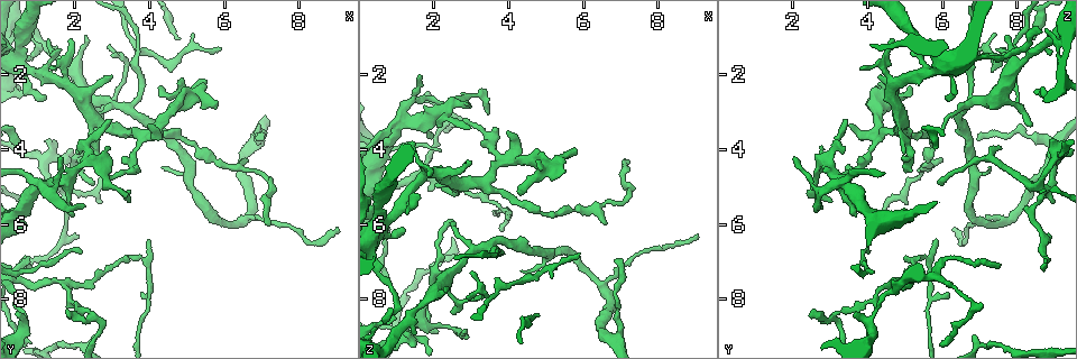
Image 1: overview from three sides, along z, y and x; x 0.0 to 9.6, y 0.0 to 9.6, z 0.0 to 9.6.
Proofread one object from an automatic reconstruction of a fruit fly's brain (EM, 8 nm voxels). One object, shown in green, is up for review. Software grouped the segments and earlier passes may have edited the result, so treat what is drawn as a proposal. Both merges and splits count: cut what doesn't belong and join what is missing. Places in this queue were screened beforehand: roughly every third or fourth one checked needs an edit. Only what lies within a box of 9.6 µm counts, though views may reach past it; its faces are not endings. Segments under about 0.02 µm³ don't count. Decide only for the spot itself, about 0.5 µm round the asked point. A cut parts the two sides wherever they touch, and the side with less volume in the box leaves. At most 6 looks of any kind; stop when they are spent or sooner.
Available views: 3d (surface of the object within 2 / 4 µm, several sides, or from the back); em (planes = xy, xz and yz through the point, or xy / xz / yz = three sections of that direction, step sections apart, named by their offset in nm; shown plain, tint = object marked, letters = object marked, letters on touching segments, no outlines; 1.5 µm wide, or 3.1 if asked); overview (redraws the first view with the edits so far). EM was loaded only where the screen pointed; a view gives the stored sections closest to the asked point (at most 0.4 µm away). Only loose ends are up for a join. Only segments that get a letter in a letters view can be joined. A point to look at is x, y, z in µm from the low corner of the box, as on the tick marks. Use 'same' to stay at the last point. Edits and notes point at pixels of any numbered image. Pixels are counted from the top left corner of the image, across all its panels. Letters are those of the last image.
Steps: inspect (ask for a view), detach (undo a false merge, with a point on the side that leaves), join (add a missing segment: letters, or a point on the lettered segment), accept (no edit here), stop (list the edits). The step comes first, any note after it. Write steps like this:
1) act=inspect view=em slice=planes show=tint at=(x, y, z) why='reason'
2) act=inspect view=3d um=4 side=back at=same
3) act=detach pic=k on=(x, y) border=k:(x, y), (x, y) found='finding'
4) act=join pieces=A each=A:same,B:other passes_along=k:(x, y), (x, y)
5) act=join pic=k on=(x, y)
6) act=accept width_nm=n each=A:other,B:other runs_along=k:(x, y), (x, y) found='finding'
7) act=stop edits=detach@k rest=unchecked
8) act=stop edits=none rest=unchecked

act=inspect view=em um=3.1 slice=planes show=letters at=(9.10, 6.15, 6.35) why='long arm stops here'

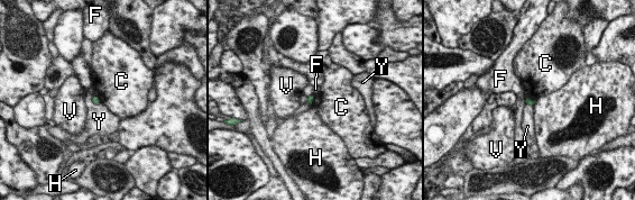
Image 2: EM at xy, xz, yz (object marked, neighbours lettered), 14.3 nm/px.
act=accept each=C:other,F:other,H:other,V:other,Y:other border=2:(314, 94), (310, 105) found='no lettered segment goes on from it'

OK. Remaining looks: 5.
act=inspect view=em slice=planes show=letters at=(3.90, 6.95, 5.60) why='abrupt turn'

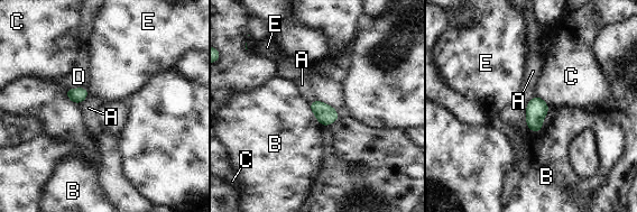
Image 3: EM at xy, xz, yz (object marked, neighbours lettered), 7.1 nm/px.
act=accept each=A:other,B:other,C:other,D:other,E:other border=3:(535, 94), (525, 107) found='one cell here'

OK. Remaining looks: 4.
act=inspect view=3d um=2 at=(3.45, 5.45, 3.10) why='free end'

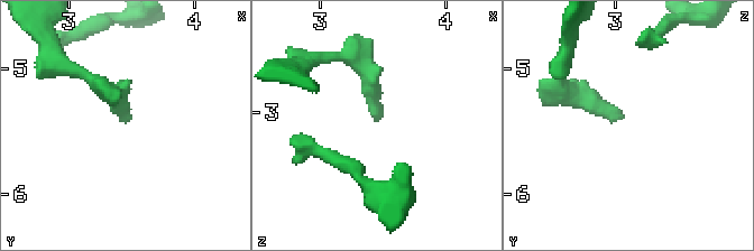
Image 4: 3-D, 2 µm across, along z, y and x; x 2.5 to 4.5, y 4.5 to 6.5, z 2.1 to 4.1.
act=inspect view=em slice=yz step=8 show=letters at=(3.48, 5.40, 3.04) why='need the tissue'

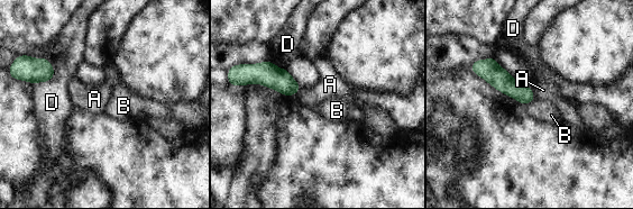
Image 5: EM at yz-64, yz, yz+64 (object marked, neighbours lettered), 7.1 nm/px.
act=inspect view=em slice=planes show=letters at=same

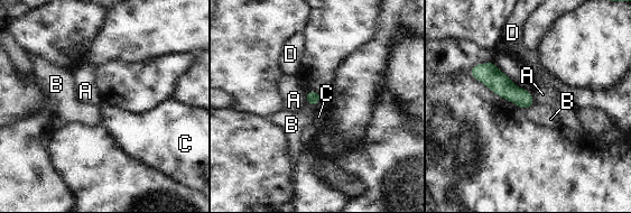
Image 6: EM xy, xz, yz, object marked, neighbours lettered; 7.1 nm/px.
act=accept each=A:other,B:other,C:other,D:other runs_along=6:(476, 70), (529, 102) found='no lettered segment goes on from it'

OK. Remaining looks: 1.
act=stop edits=none rest=unchecked

